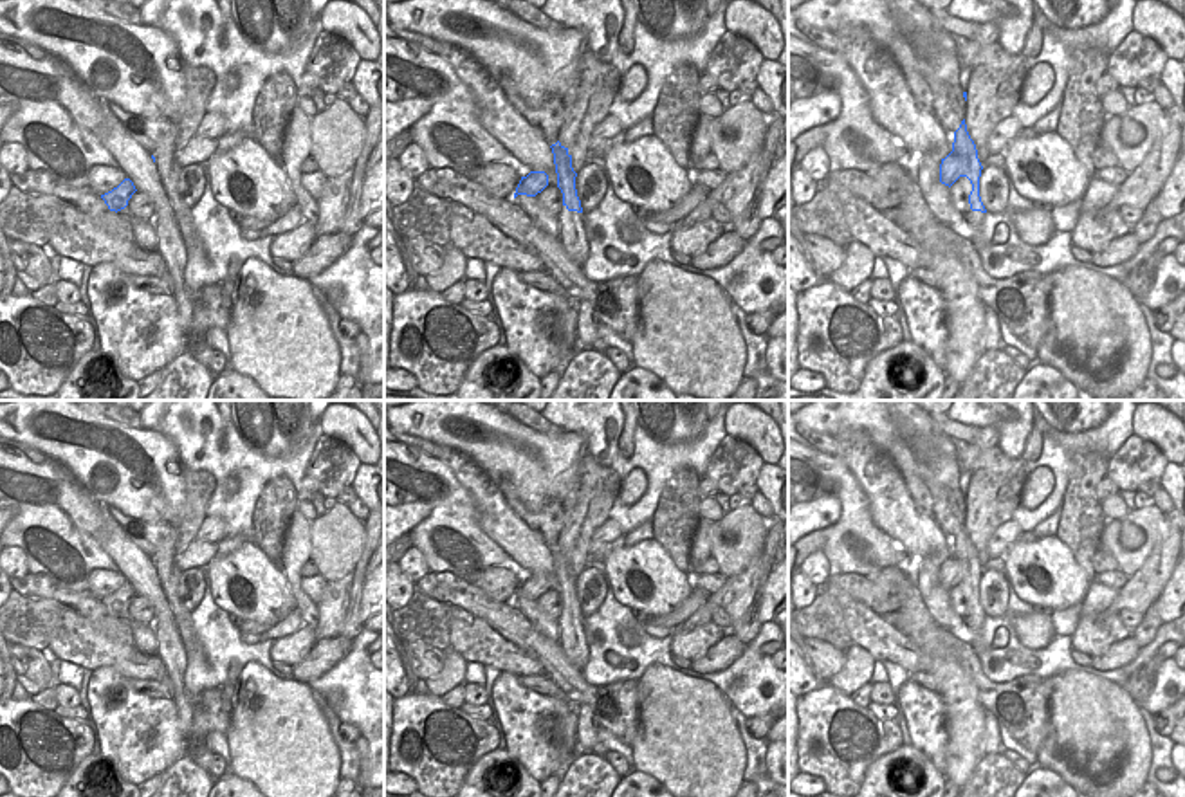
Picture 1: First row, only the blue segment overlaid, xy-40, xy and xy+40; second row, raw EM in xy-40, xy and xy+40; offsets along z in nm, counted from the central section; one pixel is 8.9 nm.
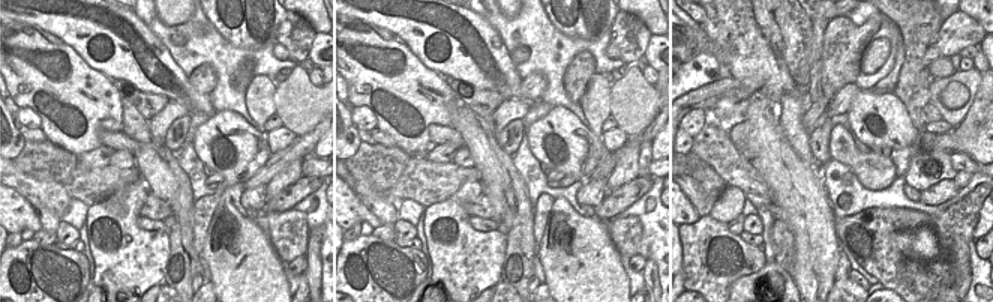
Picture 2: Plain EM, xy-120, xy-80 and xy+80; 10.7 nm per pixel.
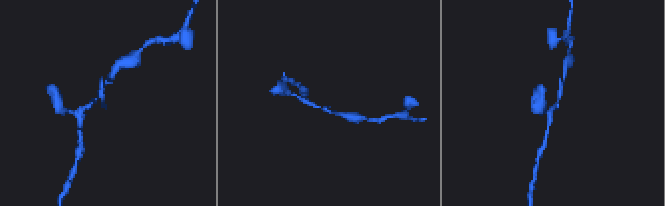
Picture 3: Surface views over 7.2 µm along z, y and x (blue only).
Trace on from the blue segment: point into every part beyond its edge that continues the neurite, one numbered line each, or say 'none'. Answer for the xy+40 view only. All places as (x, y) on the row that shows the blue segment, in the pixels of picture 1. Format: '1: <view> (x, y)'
none

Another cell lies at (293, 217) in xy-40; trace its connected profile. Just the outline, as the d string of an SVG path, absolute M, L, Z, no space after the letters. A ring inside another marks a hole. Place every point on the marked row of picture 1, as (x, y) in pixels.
M296 204L281 218L278 218L271 225L263 227L260 233L256 233L256 231L243 231L242 238L245 238L245 240L258 240L258 238L265 238L265 236L276 236L276 234L292 231L301 222L303 222L303 215L301 215L301 211L299 211L299 207Z

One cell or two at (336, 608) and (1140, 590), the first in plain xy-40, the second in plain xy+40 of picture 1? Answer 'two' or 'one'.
one

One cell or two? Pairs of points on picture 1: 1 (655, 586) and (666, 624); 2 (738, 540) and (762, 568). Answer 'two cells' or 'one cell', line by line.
1: two cells
2: two cells

